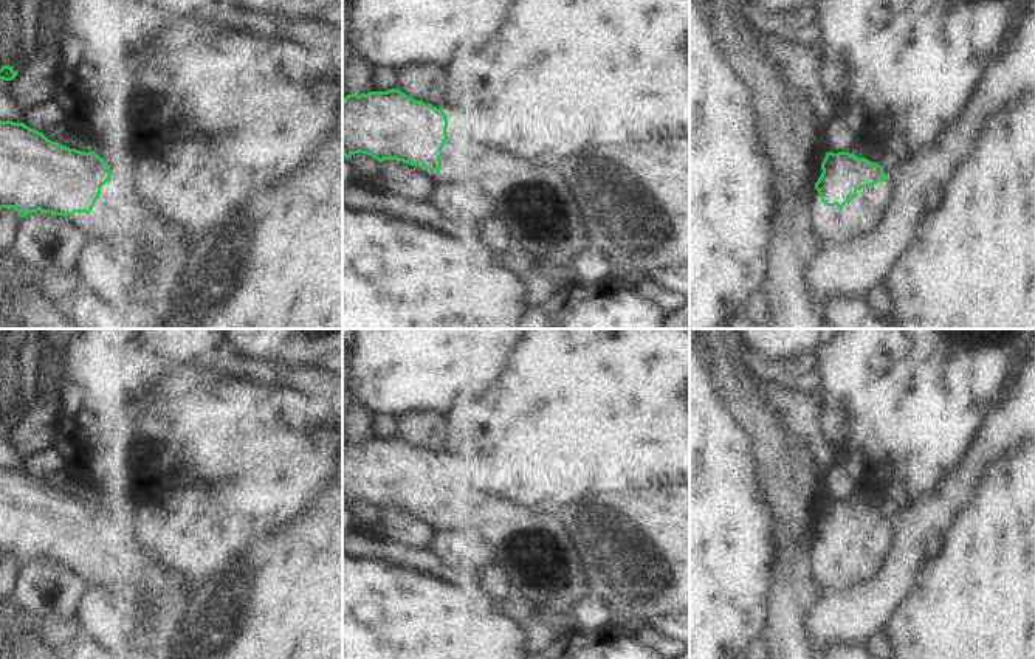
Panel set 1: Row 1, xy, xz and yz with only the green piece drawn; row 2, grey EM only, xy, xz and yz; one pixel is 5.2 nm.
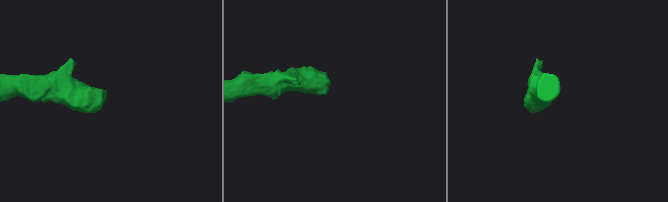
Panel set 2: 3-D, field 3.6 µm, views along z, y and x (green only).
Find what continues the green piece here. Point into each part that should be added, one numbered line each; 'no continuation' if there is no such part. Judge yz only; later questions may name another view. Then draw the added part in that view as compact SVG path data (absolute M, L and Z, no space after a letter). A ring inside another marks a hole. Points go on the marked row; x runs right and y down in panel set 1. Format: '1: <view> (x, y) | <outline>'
1: yz (862, 208) | M879 181L874 186L857 191L857 195L848 202L841 211L855 222L869 222L877 211L877 205L883 198L886 181Z

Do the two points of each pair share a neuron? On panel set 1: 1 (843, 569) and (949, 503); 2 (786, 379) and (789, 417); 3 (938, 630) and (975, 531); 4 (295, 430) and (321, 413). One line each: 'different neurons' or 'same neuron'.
1: same neuron
2: same neuron
3: same neuron
4: same neuron

